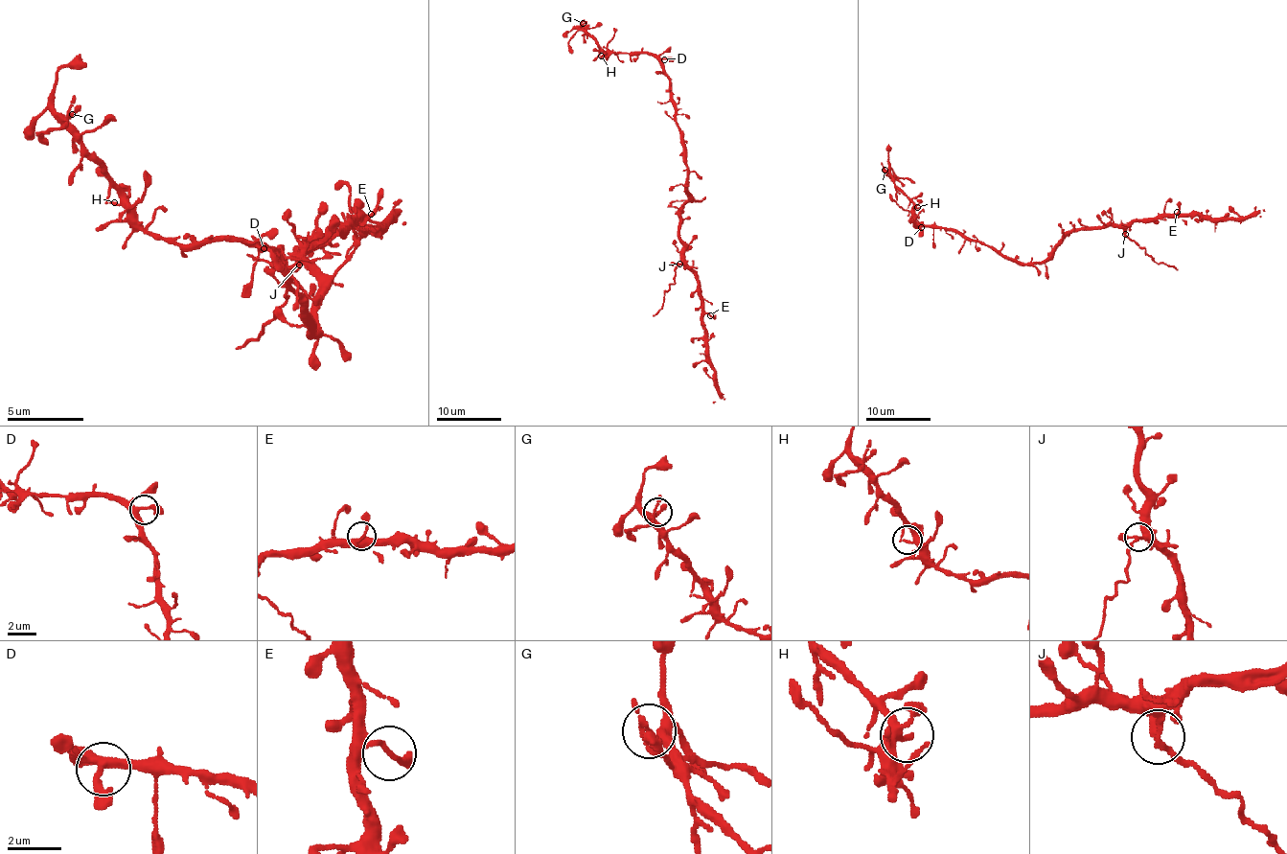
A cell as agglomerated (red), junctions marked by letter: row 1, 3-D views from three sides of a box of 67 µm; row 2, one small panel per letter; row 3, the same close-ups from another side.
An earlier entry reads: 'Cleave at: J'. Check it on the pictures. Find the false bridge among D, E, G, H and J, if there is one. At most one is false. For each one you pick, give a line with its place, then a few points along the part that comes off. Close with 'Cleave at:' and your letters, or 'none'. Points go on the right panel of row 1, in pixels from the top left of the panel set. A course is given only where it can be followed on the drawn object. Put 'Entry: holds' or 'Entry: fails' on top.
Entry: holds
J: place (1125, 234); course (1125, 233), (1158, 263), (1177, 269)
Cleave at: J

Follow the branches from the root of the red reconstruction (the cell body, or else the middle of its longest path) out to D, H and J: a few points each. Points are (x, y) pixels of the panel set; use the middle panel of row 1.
D: (687, 164), (682, 132), (676, 125), (676, 102), (664, 71), (664, 59)
H: (687, 164), (682, 132), (676, 125), (676, 102), (664, 67), (645, 53), (606, 53), (601, 56)
J: (687, 164), (687, 201), (679, 218), (679, 241), (682, 243), (682, 262), (679, 264)

